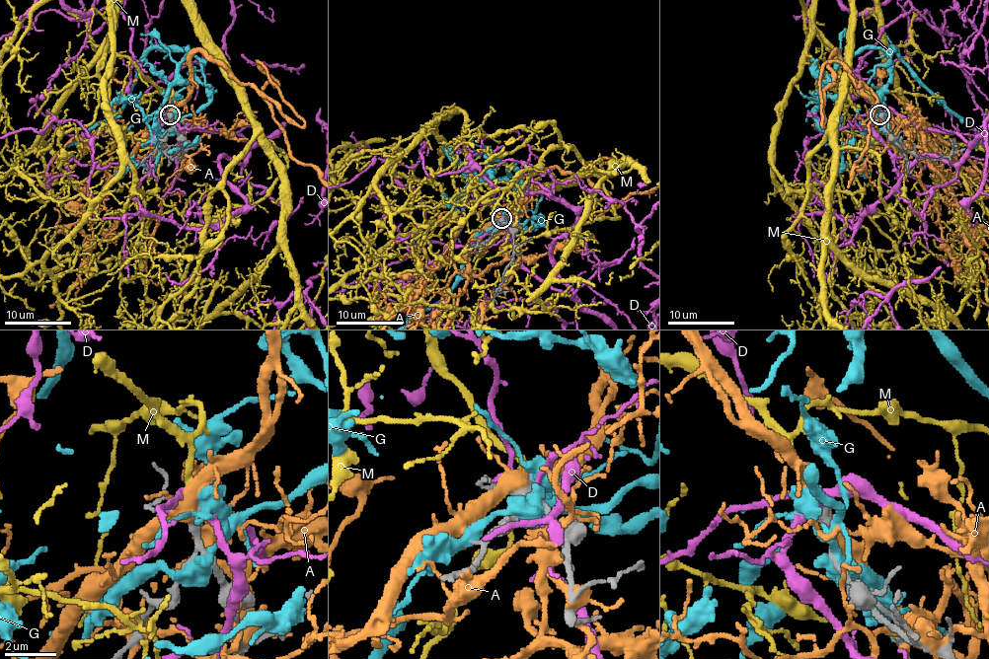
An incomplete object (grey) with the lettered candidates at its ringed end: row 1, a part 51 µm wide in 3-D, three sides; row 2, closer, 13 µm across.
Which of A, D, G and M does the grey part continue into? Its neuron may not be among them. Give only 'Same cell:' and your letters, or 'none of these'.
Same cell: M

